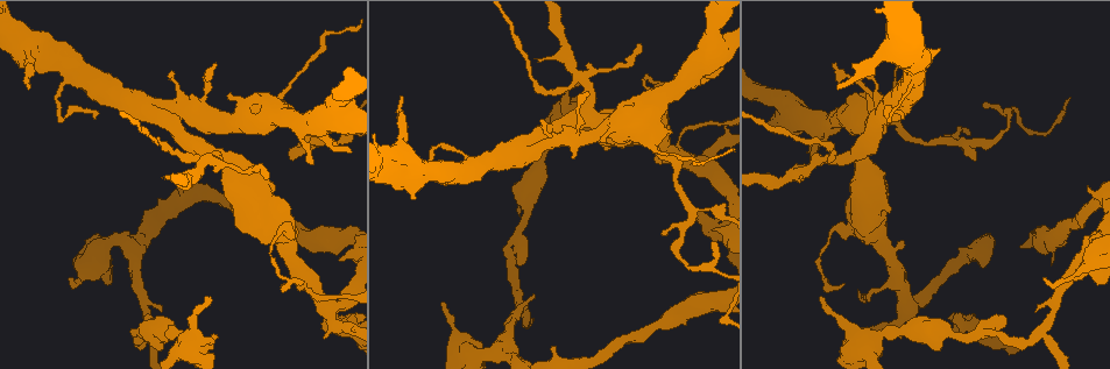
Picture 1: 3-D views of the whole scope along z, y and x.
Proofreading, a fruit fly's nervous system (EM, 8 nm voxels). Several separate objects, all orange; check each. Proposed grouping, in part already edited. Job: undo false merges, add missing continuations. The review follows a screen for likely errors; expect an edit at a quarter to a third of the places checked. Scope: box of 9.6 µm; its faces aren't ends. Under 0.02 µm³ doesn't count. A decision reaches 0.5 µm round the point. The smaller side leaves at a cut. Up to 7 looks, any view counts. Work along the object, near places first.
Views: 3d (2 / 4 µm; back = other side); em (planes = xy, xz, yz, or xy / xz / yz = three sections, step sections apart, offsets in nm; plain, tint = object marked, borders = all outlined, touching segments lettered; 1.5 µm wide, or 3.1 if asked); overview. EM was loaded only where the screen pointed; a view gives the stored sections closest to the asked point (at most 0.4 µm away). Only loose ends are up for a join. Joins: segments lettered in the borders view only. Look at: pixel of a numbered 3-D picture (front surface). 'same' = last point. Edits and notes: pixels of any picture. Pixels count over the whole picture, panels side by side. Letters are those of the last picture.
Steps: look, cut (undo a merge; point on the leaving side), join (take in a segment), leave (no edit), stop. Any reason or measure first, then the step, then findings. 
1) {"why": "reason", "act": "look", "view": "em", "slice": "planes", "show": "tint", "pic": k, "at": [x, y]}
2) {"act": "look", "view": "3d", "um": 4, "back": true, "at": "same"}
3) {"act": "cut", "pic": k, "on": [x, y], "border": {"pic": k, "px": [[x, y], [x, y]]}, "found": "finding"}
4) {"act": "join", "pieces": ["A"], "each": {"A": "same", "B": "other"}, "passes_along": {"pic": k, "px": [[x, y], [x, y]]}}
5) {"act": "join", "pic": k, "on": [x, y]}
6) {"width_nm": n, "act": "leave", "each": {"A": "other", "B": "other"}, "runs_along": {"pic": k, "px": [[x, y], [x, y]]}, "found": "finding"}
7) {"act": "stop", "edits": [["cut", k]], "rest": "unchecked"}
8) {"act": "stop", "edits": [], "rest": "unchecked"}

{"why": "an open end", "act": "look", "view": "3d", "um": 4, "pic": 1, "at": [1005, 317]}

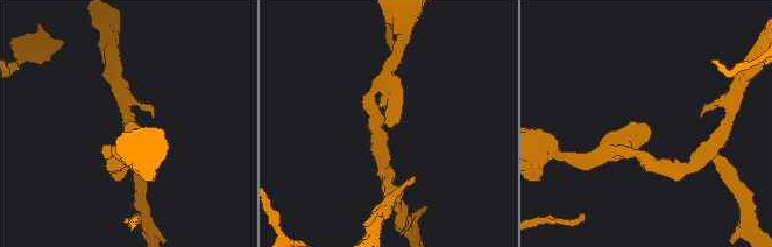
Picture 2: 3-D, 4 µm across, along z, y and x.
{"why": "now the EM", "act": "look", "view": "em", "slice": "planes", "show": "borders", "pic": 2, "at": [649, 128]}

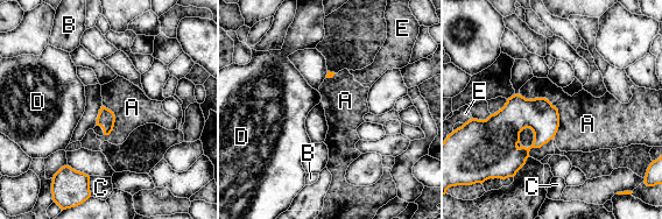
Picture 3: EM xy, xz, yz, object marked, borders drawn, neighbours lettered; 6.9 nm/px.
{"act": "leave", "each": {"A": "other", "B": "other", "C": "other", "D": "other", "E": "other"}, "found": "no lettered segment goes on from it"}

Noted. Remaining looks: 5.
{"why": "free end", "act": "look", "view": "3d", "um": 2, "pic": 1, "at": [350, 151]}

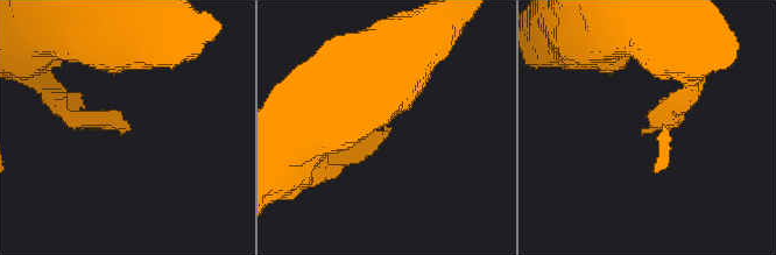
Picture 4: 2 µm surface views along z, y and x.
{"why": "need the tissue", "act": "look", "view": "em", "slice": "planes", "show": "borders", "pic": 4, "at": [128, 127]}

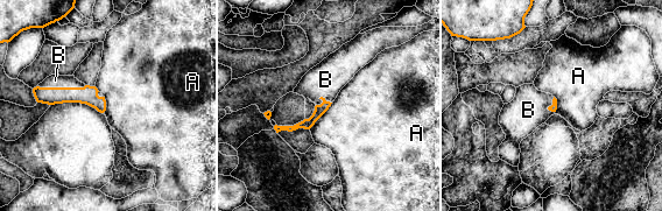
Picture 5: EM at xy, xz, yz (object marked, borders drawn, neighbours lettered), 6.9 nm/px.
{"act": "leave", "each": {"A": "other", "B": "other"}, "found": "no lettered segment goes on from it"}

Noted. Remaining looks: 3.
{"why": "an open end", "act": "look", "view": "3d", "um": 4, "back": true, "pic": 1, "at": [541, 157]}

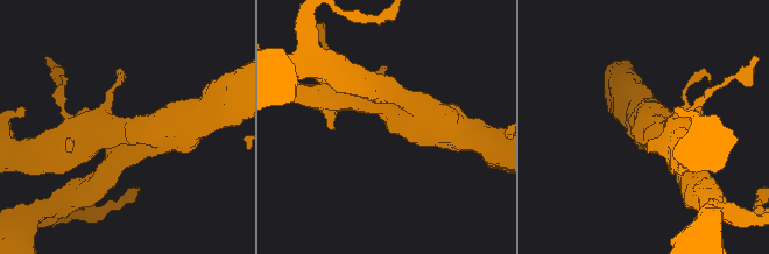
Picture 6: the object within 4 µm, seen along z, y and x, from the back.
{"why": "shape alone is not enough", "act": "look", "view": "em", "slice": "xz", "step": 4, "show": "borders", "pic": 6, "at": [386, 128]}

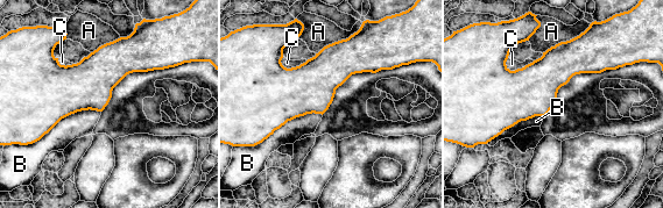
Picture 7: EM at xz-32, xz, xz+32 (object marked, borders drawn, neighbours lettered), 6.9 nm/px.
{"longest_contact_nm": ["B", 500], "act": "leave", "each": {"A": "other", "B": "other", "C": "other"}, "runs_along": {"pic": 7, "px": [[161, 62], [110, 63], [42, 130]]}, "found": "no lettered segment goes on from it"}

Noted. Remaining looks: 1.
{"act": "stop", "edits": [], "rest": "unchecked"}

